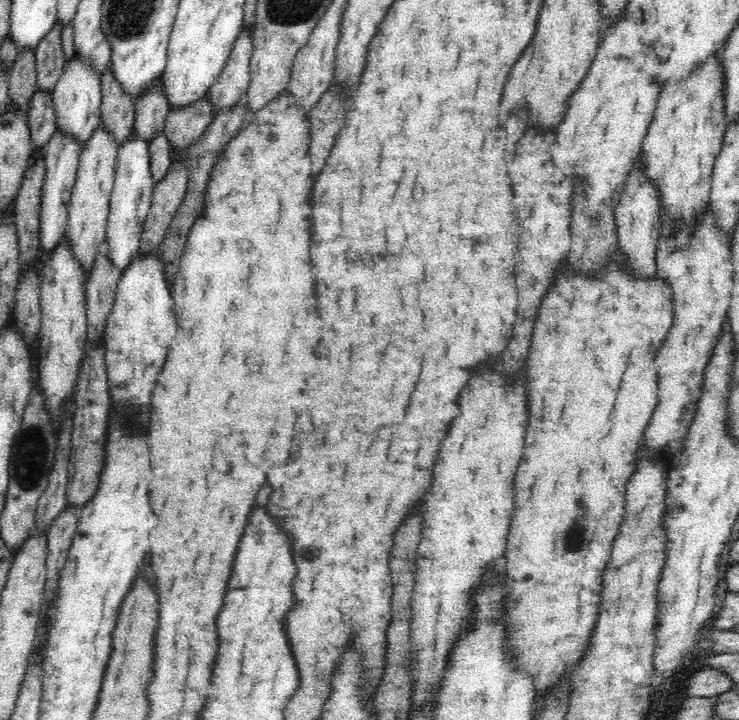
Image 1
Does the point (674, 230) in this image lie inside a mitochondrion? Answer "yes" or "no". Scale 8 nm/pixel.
no

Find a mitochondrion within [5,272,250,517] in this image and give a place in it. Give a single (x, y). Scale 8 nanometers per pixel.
(32, 458)

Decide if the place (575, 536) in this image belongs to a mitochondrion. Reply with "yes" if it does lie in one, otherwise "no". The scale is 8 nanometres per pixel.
yes

